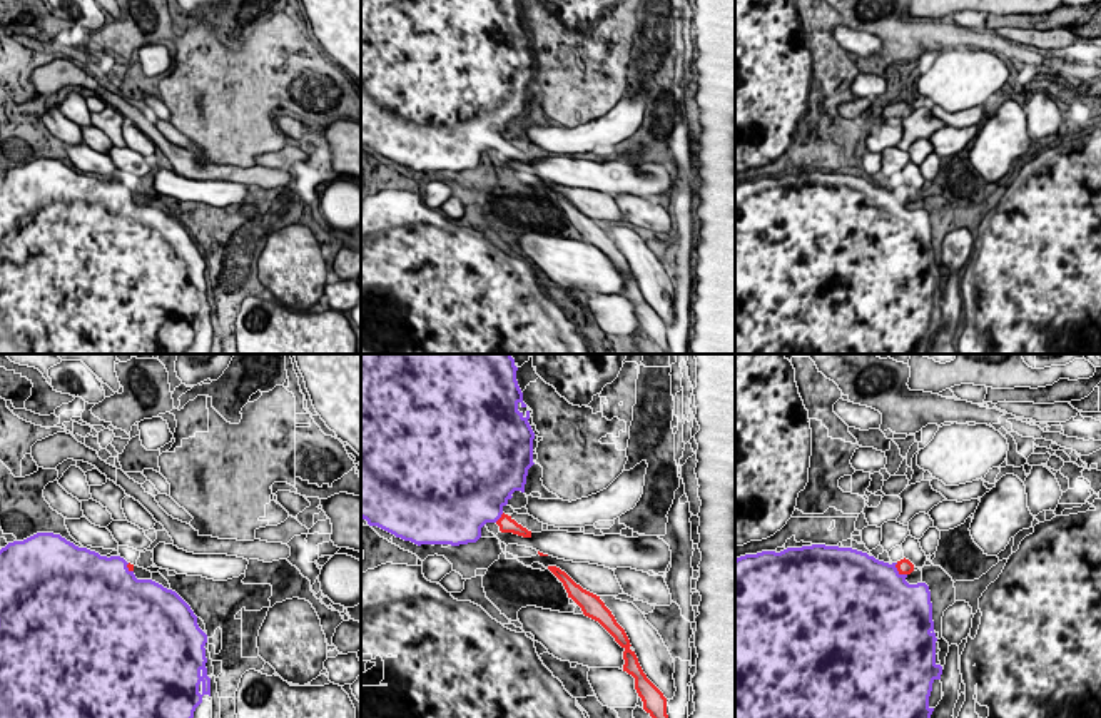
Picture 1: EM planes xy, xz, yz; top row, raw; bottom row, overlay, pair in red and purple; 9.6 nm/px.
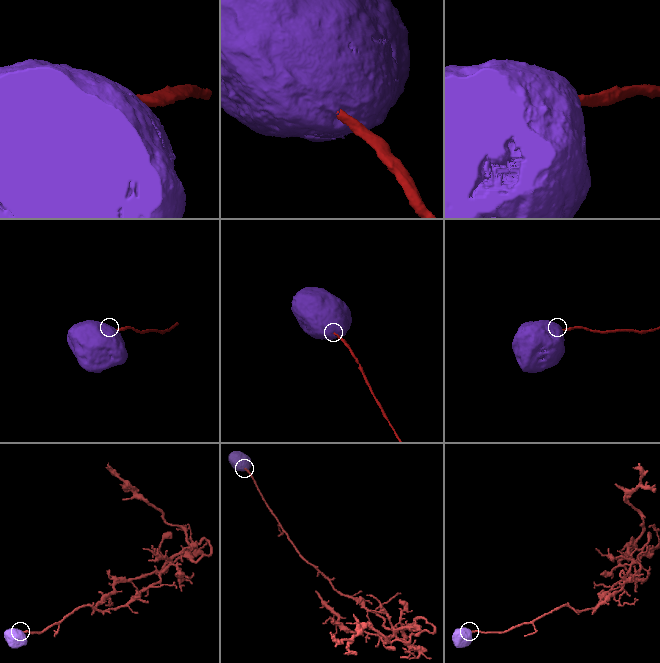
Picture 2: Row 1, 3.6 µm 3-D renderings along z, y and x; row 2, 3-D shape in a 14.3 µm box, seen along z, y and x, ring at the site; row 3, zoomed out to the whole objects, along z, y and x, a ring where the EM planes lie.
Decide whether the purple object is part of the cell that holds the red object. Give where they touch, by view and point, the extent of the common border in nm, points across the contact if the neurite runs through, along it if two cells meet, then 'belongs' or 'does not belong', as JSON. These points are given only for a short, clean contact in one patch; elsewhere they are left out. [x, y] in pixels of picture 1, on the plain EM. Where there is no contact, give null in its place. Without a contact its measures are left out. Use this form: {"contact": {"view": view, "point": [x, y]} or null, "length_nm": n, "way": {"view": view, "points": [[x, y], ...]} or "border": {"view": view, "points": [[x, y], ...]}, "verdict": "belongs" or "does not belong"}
{"contact": {"view": "yz", "point": [899, 197]}, "length_nm": 160, "way": {"view": "yz", "points": [[904, 192], [899, 197], [879, 214]]}, "verdict": "belongs"}

